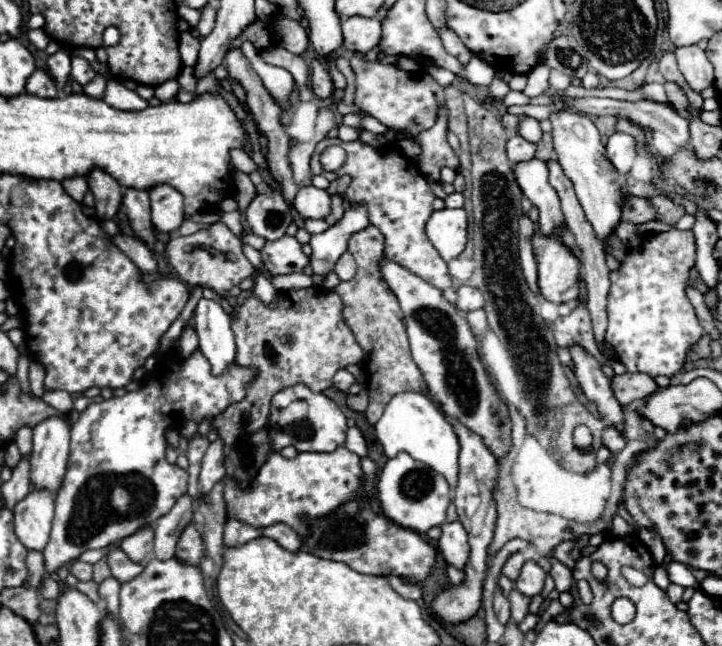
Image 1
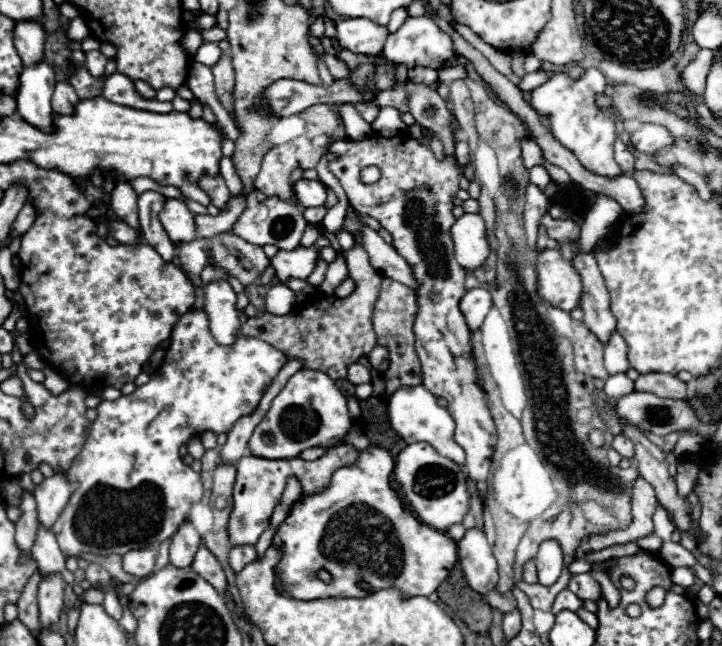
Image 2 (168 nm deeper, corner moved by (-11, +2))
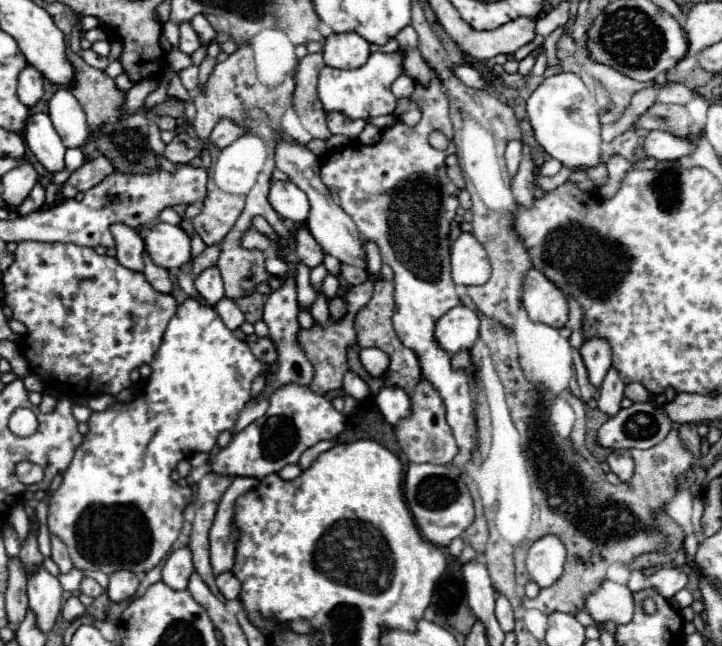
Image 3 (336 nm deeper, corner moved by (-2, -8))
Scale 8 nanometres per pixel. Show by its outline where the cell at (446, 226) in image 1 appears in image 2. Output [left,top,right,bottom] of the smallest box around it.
[450,213,488,271]

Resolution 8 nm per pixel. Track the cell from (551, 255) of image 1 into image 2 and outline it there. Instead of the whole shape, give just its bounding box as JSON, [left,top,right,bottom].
[538,249,582,311]

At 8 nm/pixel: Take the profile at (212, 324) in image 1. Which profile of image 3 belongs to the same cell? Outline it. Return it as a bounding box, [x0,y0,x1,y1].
[195,265,223,305]

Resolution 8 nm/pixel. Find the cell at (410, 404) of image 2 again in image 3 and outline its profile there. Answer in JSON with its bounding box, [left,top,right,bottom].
[375,387,411,425]

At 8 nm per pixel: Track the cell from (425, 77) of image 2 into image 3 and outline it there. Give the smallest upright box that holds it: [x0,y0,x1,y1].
[391,75,415,99]

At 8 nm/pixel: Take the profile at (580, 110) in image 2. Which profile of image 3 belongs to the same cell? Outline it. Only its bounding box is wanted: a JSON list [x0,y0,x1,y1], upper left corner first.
[527,73,601,167]

